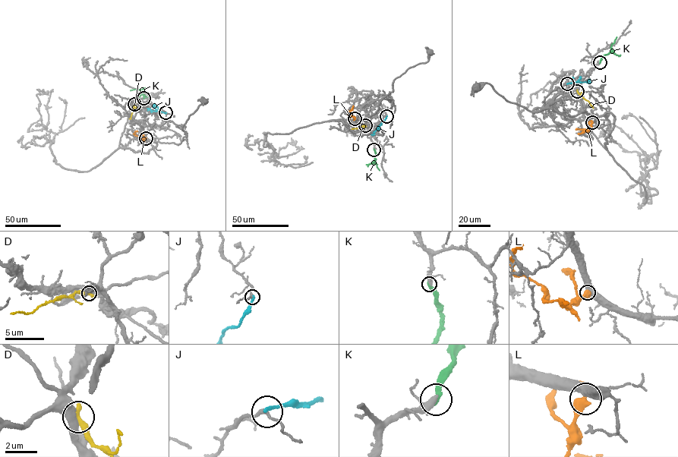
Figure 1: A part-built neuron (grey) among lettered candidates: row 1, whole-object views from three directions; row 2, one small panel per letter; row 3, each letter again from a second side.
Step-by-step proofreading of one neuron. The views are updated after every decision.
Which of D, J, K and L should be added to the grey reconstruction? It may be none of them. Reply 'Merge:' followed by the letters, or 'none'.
Merge: K

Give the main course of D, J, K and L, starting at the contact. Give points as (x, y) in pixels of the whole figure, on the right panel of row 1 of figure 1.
D: (577, 90), (593, 108)
J: (567, 83), (589, 81)
K: (600, 62), (601, 57), (612, 51), (611, 46), (614, 54)
L: (592, 122), (588, 131), (588, 129), (576, 129)

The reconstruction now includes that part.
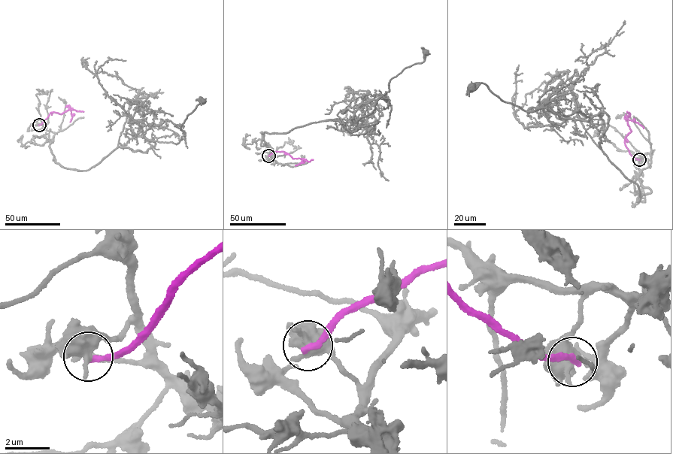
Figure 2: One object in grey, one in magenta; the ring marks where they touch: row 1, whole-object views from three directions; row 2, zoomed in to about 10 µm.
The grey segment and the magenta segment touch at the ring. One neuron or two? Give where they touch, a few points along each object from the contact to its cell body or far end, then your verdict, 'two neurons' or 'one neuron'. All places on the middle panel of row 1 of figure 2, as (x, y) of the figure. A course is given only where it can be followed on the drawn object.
place (268, 155); course grey (268, 155), (277, 162), (261, 146), (264, 132), (333, 119), (356, 130), (389, 80), (425, 52); course magenta (268, 155), (276, 151), (283, 151), (293, 158), (303, 159), (295, 164); two neurons

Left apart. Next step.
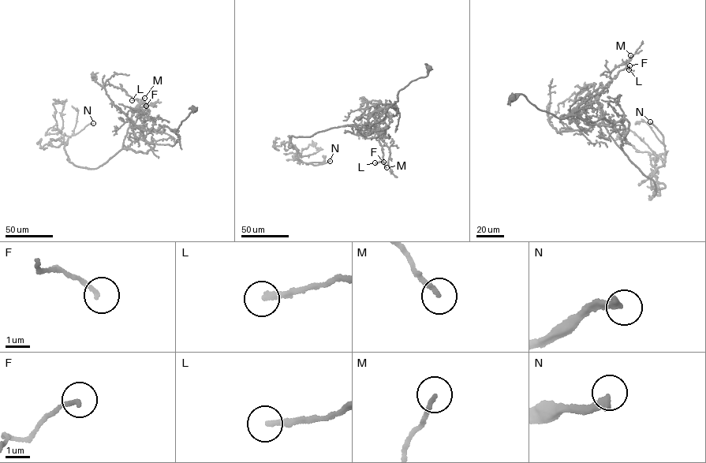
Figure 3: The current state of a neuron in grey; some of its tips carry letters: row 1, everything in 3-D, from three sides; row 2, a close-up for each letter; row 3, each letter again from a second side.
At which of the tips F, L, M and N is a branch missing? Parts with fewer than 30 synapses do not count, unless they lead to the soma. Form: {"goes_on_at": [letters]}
{"goes_on_at": ["N"]}

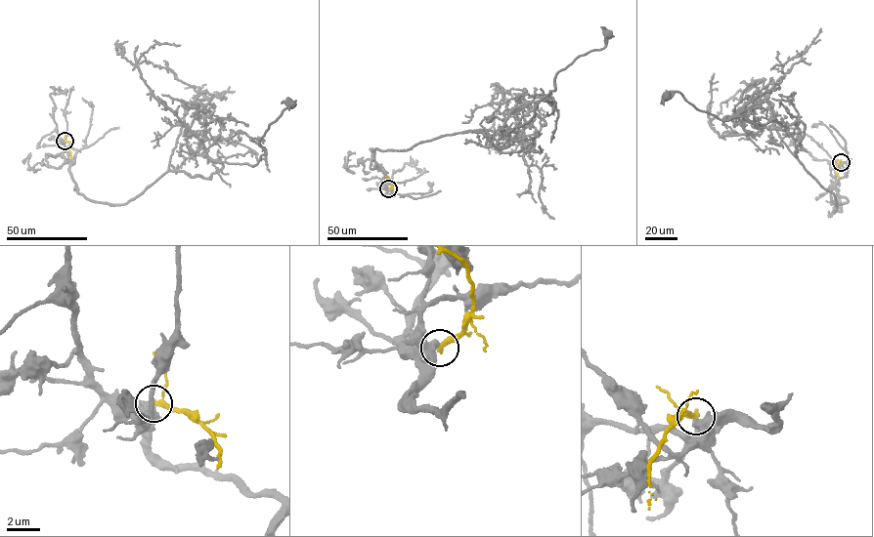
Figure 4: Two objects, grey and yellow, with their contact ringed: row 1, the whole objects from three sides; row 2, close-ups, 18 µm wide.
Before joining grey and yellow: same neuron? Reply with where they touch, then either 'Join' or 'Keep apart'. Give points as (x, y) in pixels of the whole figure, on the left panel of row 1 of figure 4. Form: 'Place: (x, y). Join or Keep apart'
Place: (65, 141). Keep apart

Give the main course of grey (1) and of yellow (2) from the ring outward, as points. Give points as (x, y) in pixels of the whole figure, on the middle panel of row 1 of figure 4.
1: (388, 188), (372, 150), (474, 131), (504, 147), (555, 74), (607, 34)
2: (388, 188), (391, 182), (385, 176)

